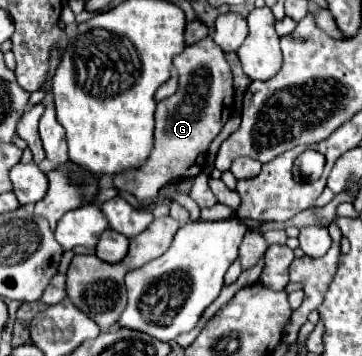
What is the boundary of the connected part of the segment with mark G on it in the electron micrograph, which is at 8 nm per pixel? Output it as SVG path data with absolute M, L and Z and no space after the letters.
M205 37L203 41L185 47L183 53L175 57L173 65L179 71L179 89L171 97L157 103L151 157L139 169L131 169L131 173L119 173L119 177L113 177L117 189L133 193L139 201L155 197L157 191L169 183L179 183L199 175L211 141L233 115L235 97L231 69L213 37Z

